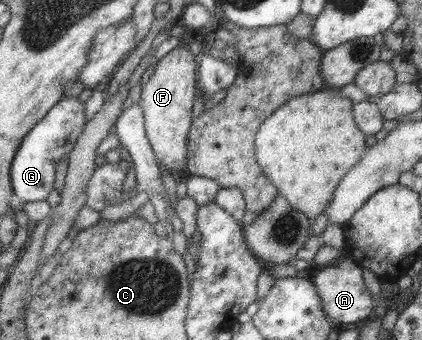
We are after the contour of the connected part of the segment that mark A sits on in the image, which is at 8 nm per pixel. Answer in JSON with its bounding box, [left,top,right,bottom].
[313,255,374,323]

